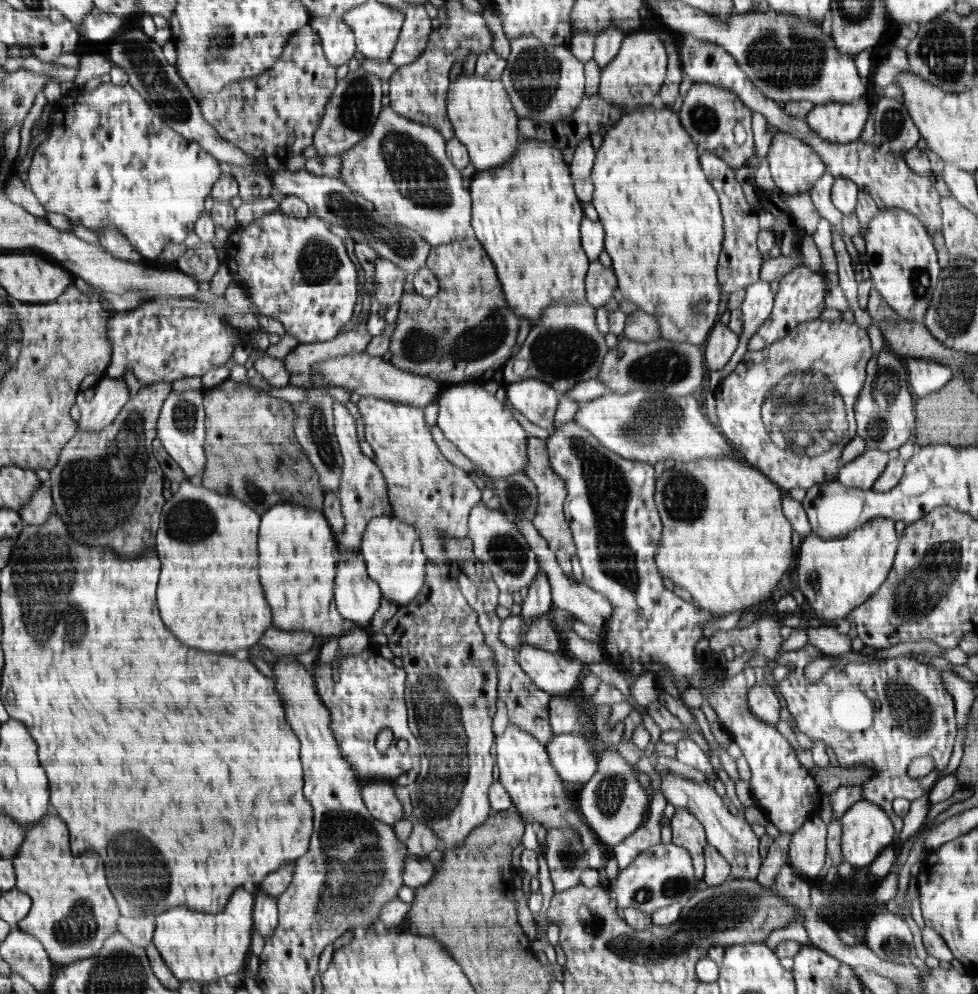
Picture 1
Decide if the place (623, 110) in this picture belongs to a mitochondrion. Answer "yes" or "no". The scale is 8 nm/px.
no

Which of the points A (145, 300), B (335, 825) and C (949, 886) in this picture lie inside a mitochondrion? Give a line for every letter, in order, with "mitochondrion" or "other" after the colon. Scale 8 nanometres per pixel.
A: other
B: mitochondrion
C: other

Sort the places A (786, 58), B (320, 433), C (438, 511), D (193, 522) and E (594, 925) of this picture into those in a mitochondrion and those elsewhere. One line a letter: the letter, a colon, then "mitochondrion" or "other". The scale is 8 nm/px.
A: mitochondrion
B: mitochondrion
C: other
D: mitochondrion
E: mitochondrion

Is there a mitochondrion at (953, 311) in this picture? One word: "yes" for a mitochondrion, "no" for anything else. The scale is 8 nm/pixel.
yes

